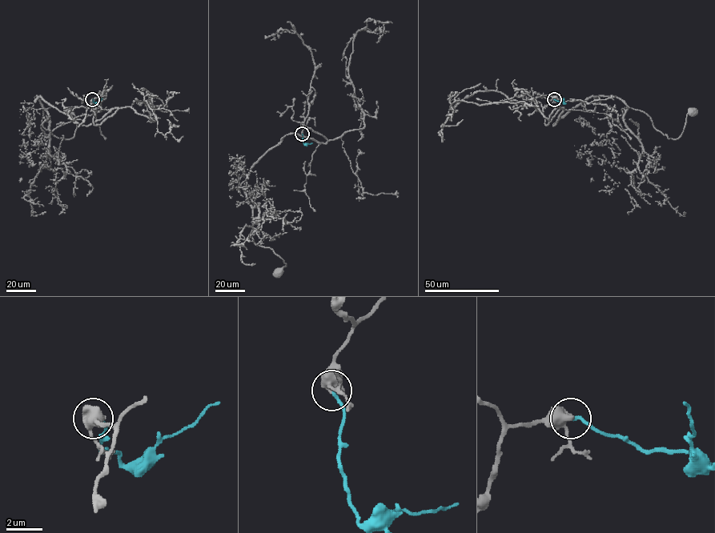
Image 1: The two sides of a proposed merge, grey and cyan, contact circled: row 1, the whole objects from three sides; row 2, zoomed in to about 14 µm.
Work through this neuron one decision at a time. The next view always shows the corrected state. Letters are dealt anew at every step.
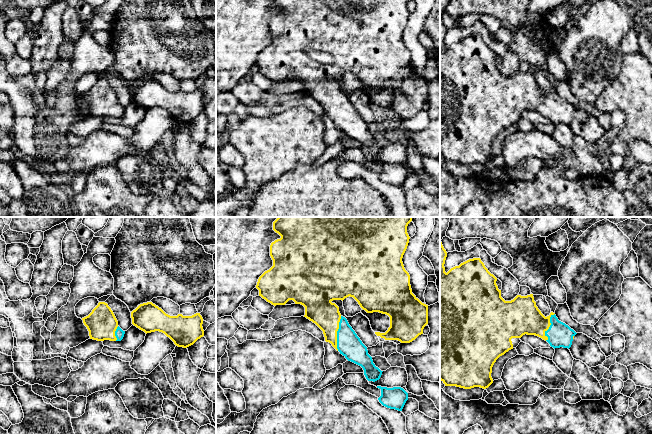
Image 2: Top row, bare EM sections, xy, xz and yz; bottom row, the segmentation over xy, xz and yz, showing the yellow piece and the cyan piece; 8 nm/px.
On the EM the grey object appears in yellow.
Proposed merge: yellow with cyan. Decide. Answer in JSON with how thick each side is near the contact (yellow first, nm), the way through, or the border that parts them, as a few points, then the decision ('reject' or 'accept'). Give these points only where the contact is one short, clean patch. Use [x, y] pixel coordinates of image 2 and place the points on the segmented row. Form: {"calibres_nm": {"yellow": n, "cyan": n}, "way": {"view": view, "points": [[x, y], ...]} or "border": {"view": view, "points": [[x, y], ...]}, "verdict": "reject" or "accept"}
{"calibres_nm": {"yellow": 240, "cyan": 190}, "way": {"view": "xz", "points": [[319, 309], [335, 327], [336, 333], [349, 344]]}, "verdict": "accept"}

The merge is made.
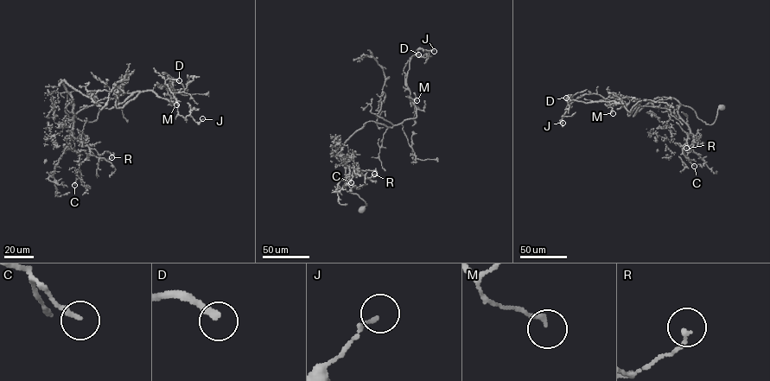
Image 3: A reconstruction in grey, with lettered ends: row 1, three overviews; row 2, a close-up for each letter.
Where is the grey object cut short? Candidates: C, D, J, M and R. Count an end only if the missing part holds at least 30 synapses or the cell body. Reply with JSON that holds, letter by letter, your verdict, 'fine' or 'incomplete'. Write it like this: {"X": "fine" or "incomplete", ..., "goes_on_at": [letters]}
{"C": "fine", "D": "incomplete", "J": "fine", "M": "fine", "R": "fine", "goes_on_at": ["D"]}

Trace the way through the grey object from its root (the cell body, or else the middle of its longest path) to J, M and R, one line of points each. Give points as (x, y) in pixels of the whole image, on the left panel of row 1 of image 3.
J: (92, 95), (94, 121), (70, 117), (60, 79), (107, 108), (170, 85), (202, 118)
M: (92, 95), (94, 121), (70, 117), (60, 79), (105, 108), (149, 91), (174, 103), (168, 85), (176, 104)
R: (92, 95), (98, 118), (83, 121), (65, 111), (67, 91), (71, 134), (103, 159), (111, 157)

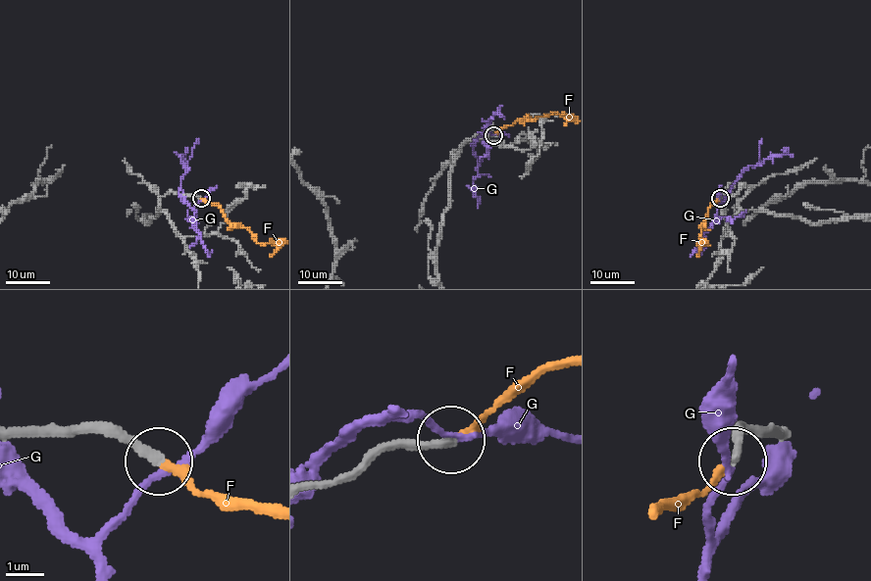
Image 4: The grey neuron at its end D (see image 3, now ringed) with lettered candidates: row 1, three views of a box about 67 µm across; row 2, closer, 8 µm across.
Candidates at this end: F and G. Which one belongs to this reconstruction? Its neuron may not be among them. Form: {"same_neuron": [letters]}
{"same_neuron": ["F"]}

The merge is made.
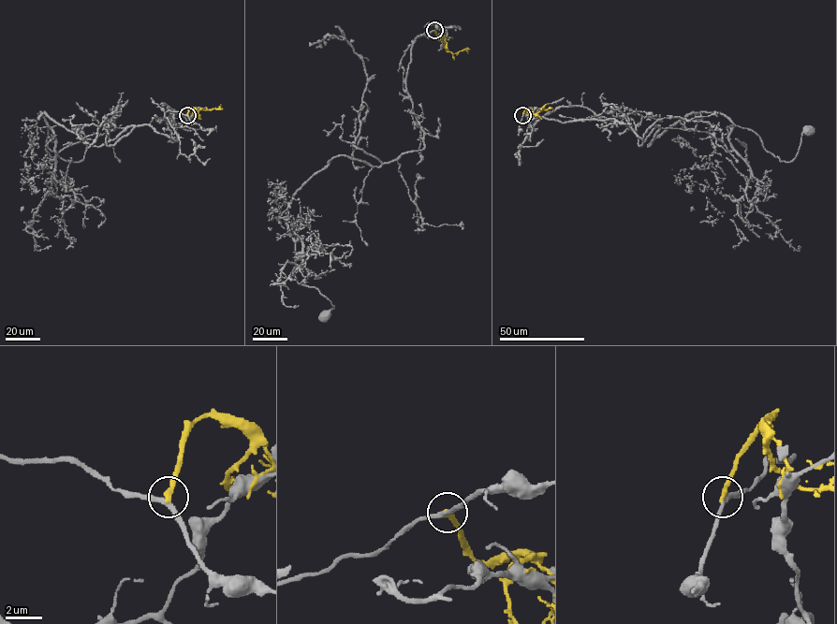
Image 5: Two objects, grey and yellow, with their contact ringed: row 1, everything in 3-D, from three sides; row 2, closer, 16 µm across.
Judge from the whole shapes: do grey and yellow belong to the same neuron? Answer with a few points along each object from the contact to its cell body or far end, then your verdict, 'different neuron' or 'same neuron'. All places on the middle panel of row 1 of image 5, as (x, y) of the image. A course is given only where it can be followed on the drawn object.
course grey (434, 30), (411, 41), (405, 81), (424, 146), (379, 166), (336, 155), (288, 208), (293, 273), (326, 315); course yellow (434, 30), (437, 35), (442, 35), (440, 40), (448, 51), (456, 53), (466, 49), (468, 53); different neuron

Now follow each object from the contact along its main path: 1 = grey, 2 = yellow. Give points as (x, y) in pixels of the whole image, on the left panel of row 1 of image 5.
1: (187, 115), (159, 120), (174, 139), (133, 125), (92, 146), (41, 111), (51, 157), (80, 162), (79, 130)
2: (187, 115), (190, 108), (196, 114), (201, 109), (219, 108), (221, 104)

